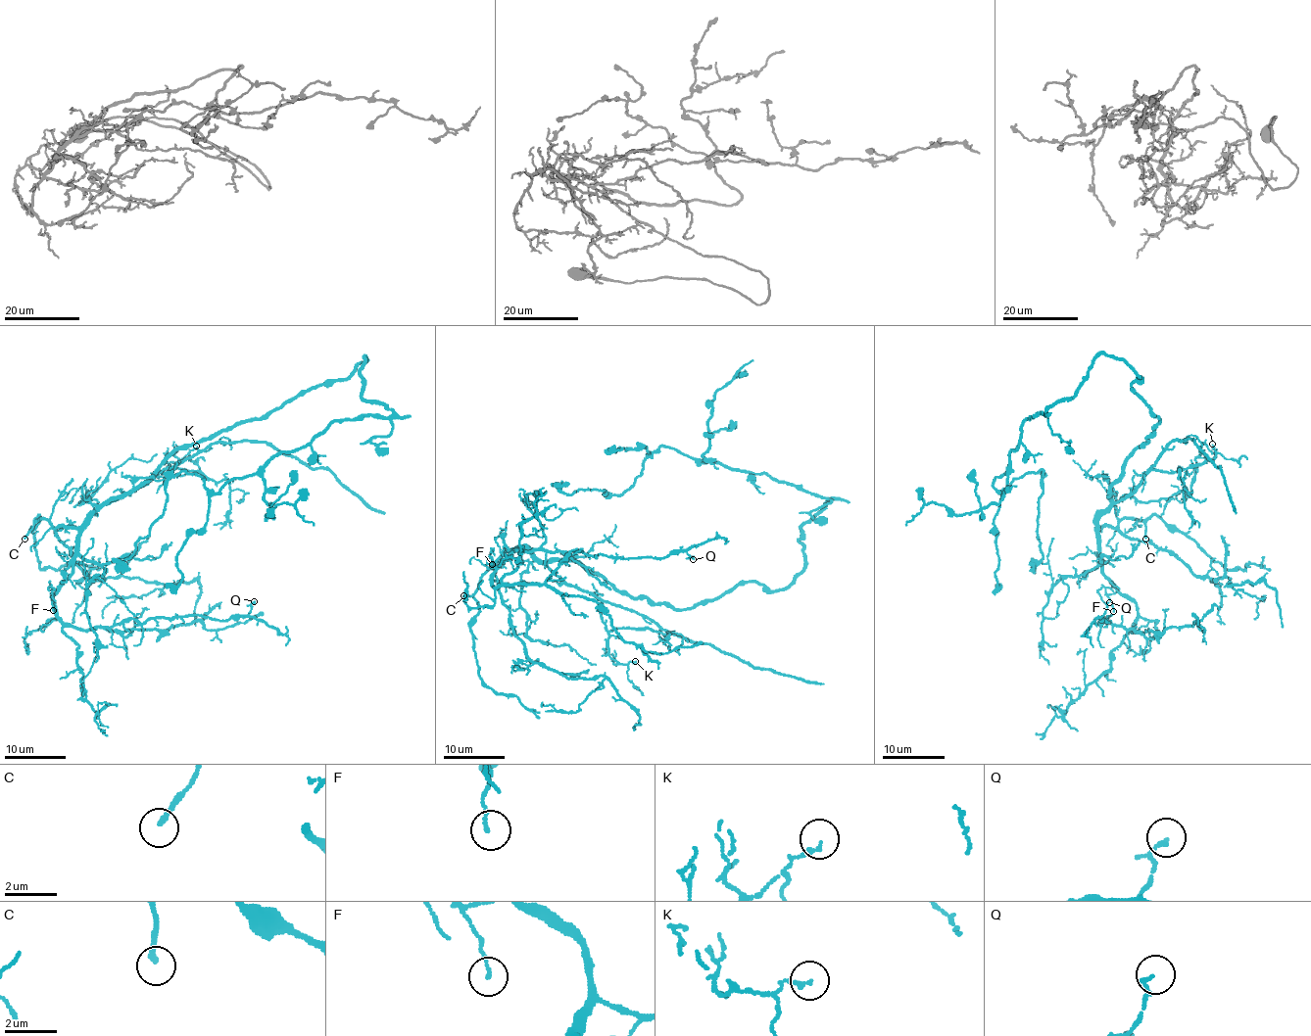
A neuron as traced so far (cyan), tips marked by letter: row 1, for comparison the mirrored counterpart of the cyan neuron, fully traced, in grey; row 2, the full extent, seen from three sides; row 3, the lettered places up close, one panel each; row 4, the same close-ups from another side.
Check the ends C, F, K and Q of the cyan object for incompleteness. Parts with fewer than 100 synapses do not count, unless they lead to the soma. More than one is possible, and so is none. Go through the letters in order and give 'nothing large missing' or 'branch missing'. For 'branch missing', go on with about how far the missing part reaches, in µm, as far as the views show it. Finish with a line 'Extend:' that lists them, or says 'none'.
C: nothing large missing
F: nothing large missing
K: nothing large missing
Q: nothing large missing
Extend: none

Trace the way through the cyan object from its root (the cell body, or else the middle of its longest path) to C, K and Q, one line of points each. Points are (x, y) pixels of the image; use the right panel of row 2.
C: (1149, 406), (1160, 421), (1110, 486), (1110, 506), (1097, 520), (1097, 528), (1115, 528), (1139, 518), (1145, 539)
K: (1149, 406), (1160, 421), (1110, 486), (1115, 501), (1150, 470), (1180, 472), (1211, 461), (1212, 444)
Q: (1149, 406), (1160, 421), (1097, 518), (1102, 574), (1135, 603), (1134, 632), (1099, 624), (1109, 602)

